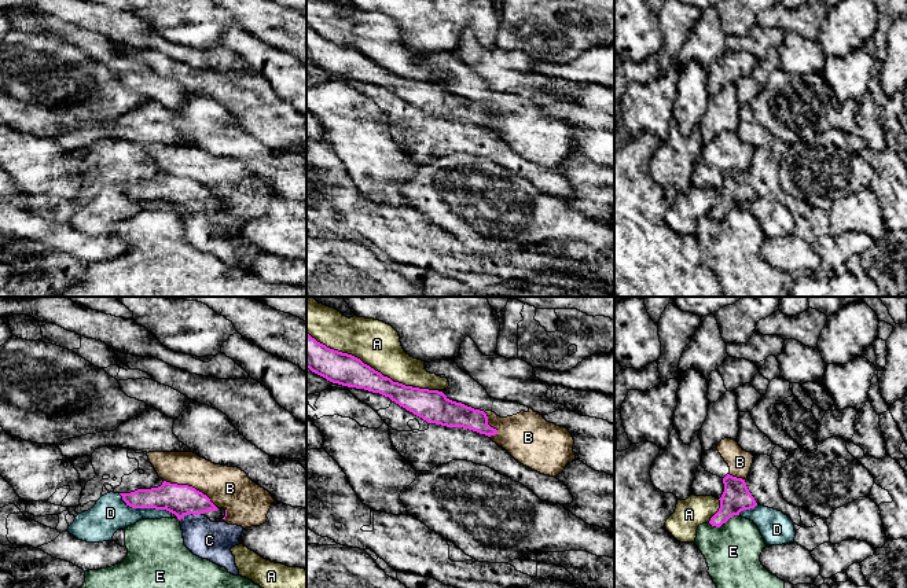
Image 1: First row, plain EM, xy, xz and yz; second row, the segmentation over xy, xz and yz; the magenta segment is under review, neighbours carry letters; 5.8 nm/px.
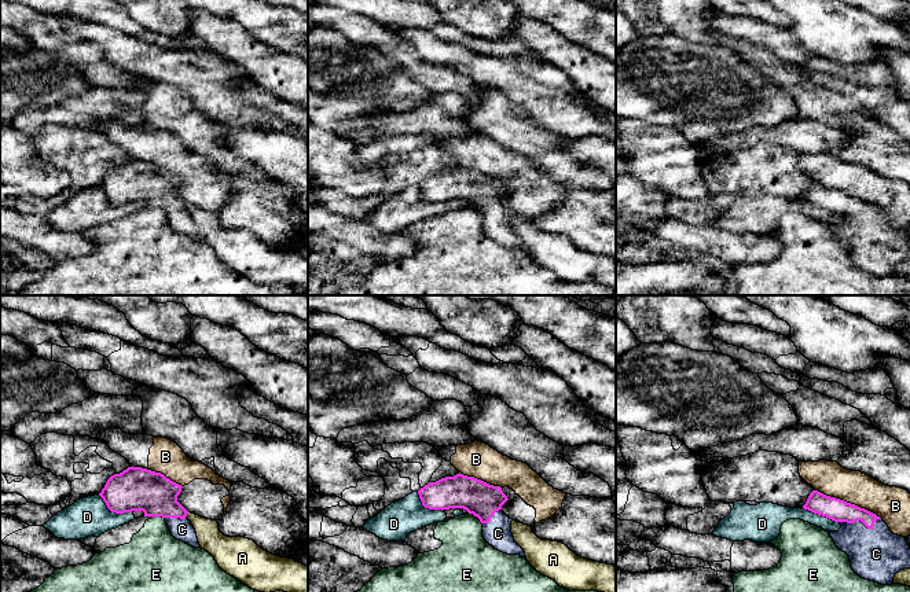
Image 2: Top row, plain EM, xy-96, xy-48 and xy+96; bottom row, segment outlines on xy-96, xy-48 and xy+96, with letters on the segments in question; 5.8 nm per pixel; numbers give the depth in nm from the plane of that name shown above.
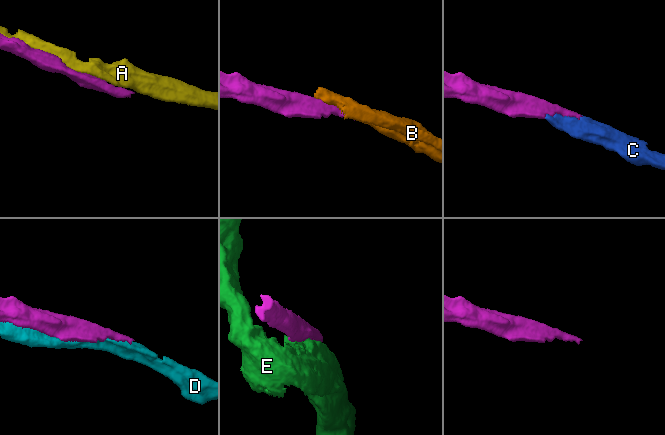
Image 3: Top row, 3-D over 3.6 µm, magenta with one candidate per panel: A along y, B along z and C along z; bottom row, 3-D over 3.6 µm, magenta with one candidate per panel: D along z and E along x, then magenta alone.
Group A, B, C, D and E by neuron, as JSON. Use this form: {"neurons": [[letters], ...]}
{"neurons": [["A"], ["B"], ["C"], ["D"], ["E"]]}

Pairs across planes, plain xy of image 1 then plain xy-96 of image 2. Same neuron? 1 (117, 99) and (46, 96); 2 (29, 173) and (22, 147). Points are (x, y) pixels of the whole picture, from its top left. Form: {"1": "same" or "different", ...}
{"1": "same", "2": "same"}

